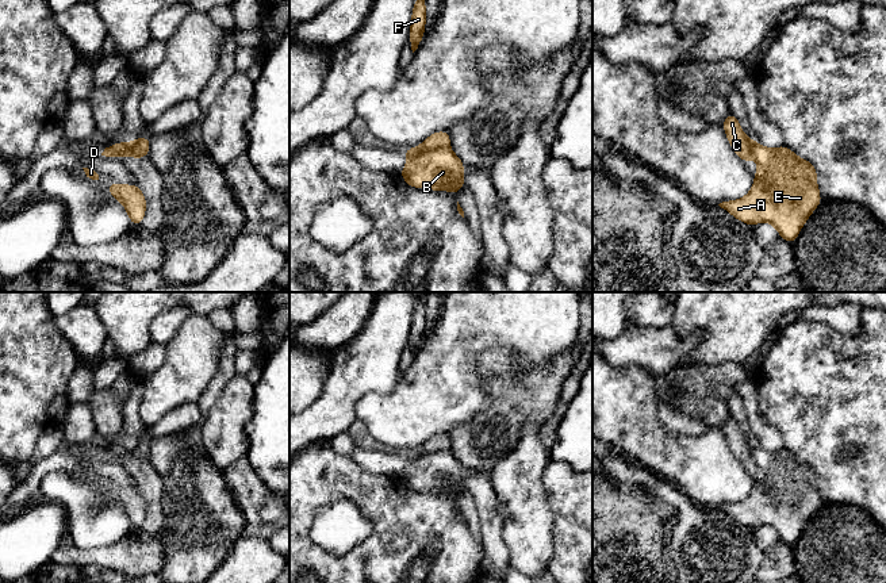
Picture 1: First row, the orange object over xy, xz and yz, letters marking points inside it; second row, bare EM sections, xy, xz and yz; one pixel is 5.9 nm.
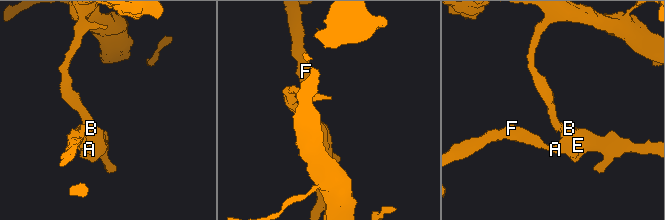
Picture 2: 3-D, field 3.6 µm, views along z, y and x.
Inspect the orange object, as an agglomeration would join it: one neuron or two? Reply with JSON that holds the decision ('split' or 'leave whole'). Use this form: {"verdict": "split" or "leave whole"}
{"verdict": "split"}

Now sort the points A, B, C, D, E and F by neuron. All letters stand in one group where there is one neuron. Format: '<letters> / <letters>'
A B D E F / C

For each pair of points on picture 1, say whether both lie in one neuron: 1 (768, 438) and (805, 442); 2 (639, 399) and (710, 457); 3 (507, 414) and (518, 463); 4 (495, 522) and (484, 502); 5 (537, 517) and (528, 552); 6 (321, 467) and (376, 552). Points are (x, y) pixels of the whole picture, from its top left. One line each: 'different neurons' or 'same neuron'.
1: different neurons
2: same neuron
3: different neurons
4: same neuron
5: same neuron
6: same neuron

